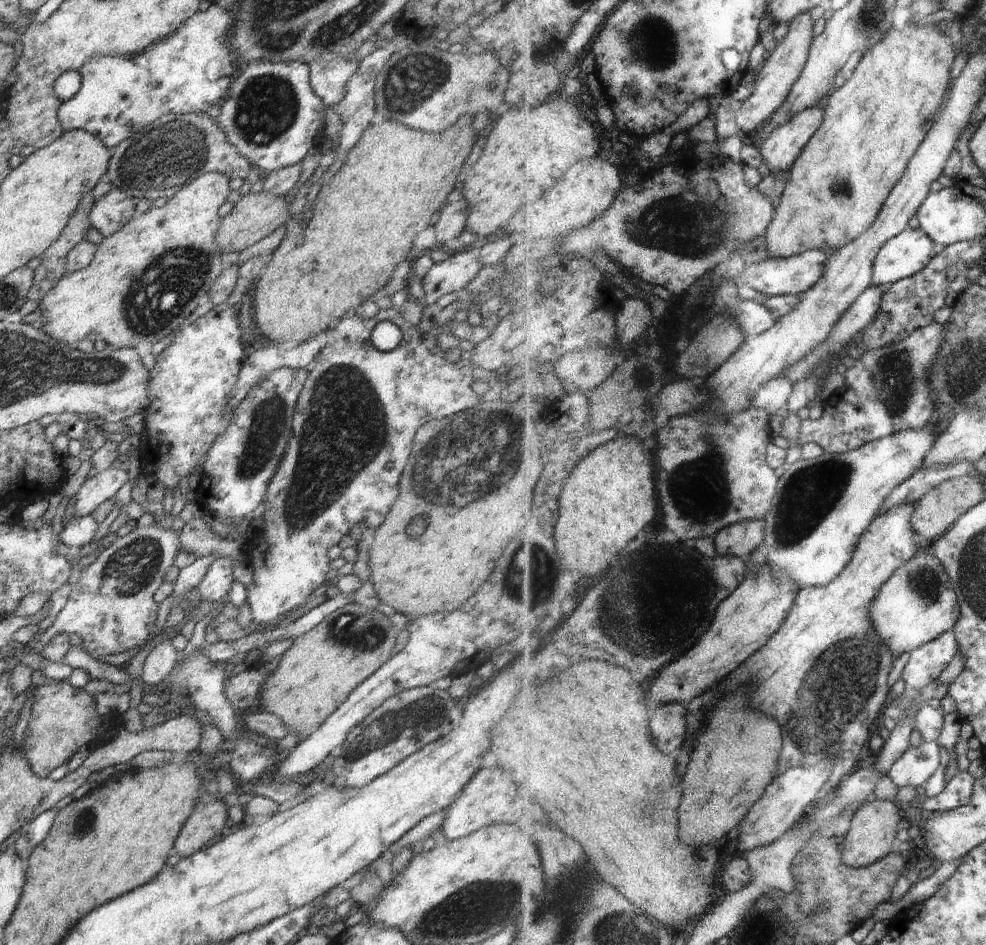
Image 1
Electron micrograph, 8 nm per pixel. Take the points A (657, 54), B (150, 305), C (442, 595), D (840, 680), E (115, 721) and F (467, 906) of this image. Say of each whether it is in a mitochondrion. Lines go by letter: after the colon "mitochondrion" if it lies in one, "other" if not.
A: mitochondrion
B: mitochondrion
C: other
D: mitochondrion
E: other
F: mitochondrion

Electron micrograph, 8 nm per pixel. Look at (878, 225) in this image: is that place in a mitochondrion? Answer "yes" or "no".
no

